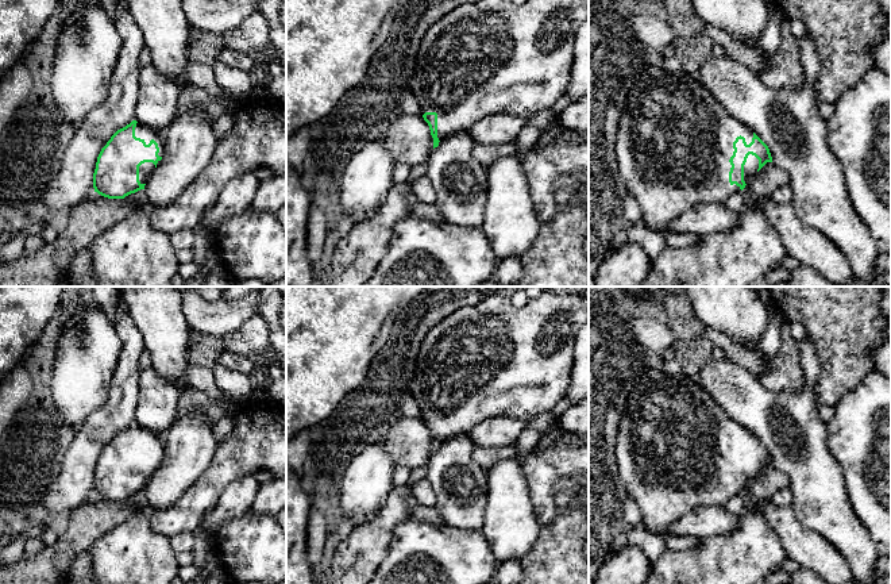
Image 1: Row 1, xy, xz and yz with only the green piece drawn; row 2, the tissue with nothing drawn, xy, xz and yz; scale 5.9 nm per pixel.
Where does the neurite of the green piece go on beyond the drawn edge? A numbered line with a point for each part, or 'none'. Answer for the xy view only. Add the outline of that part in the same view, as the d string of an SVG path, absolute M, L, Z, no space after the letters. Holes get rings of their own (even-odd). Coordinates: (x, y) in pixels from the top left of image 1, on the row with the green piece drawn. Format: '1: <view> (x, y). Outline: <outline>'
1: xy (145, 133). Outline: M136 123L135 137L143 139L146 142L146 145L148 145L151 139L154 139L159 147L158 155L163 157L163 154L165 154L165 132Z

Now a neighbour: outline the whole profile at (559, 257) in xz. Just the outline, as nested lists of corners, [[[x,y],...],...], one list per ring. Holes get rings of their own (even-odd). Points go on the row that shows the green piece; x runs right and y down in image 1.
[[[559,123],[545,128],[535,146],[521,158],[528,189],[540,222],[533,246],[518,260],[522,277],[514,287],[589,287],[589,207],[575,205],[560,212],[556,181],[563,174],[580,174],[580,192],[589,191],[589,132],[580,134]]]

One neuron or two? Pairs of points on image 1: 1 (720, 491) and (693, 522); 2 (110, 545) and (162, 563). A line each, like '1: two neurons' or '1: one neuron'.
1: two neurons
2: one neuron

